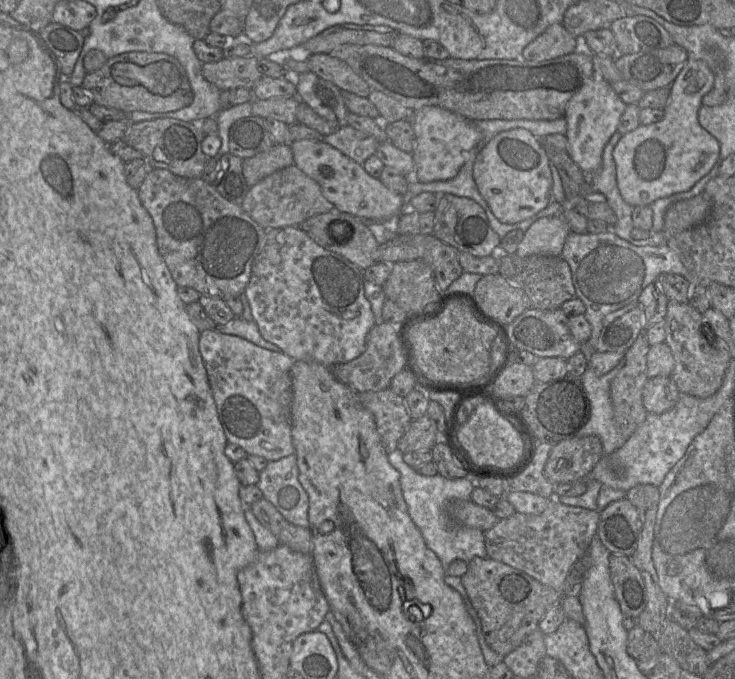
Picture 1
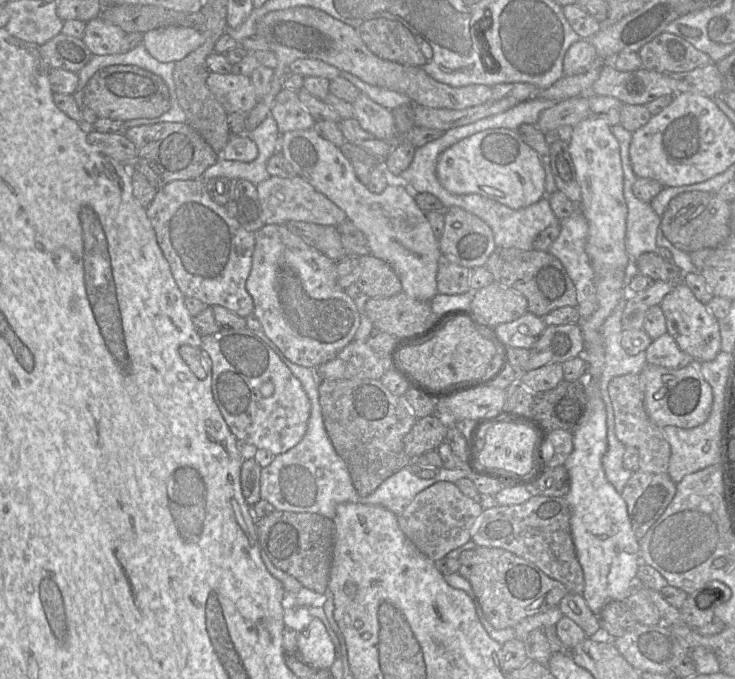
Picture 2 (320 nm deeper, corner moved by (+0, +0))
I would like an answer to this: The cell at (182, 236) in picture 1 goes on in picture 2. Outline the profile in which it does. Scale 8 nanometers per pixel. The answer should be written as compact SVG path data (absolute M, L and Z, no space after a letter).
M202 179L162 185L146 211L158 245L185 297L197 298L208 307L223 306L244 318L253 314L246 280L252 268L256 234L244 229L229 216L225 206L212 200Z

